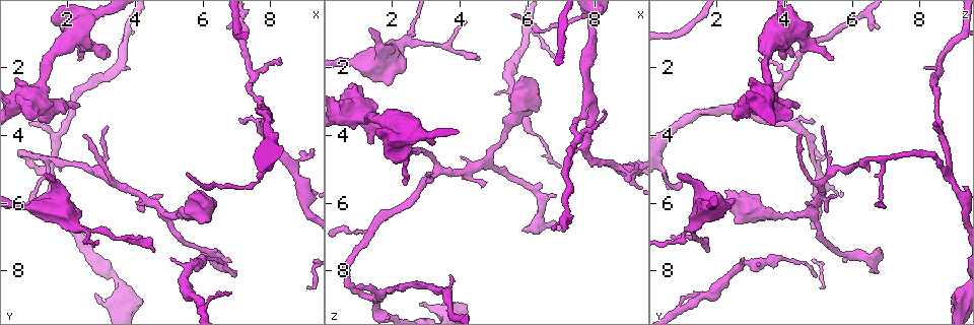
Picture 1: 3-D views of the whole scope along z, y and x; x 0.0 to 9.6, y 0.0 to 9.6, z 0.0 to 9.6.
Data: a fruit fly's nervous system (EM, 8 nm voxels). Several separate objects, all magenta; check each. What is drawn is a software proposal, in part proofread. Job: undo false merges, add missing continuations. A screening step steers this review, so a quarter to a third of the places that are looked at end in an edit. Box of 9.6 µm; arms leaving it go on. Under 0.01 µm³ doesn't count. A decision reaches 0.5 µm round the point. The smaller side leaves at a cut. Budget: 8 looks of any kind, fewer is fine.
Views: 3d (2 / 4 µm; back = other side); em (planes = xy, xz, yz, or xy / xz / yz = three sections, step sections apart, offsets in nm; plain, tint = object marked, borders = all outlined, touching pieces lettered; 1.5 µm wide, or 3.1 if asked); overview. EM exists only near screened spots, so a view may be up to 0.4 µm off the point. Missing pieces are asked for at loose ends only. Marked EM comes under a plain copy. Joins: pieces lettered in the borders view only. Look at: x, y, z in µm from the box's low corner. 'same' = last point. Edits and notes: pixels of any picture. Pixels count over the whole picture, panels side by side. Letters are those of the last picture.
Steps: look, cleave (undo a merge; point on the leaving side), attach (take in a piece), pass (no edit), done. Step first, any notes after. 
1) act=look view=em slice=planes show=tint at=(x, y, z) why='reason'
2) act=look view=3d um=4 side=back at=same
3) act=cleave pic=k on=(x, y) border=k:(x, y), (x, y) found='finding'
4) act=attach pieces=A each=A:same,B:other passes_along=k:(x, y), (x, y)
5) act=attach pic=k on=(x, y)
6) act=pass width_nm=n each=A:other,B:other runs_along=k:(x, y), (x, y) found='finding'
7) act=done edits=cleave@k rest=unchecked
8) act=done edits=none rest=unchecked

act=look view=em slice=yz step=4 show=borders at=(3.20, 3.70, 5.10) why='branch stops here'

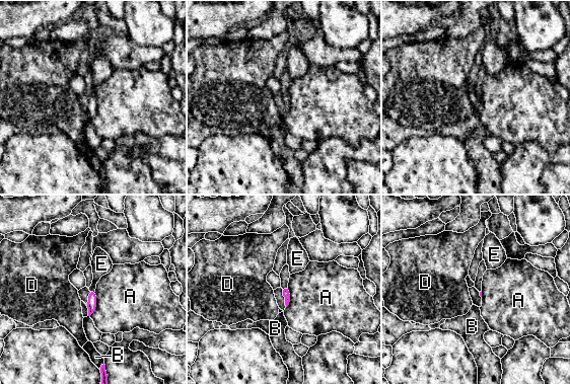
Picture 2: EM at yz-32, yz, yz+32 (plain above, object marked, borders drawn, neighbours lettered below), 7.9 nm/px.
act=pass each=A:other,B:other,D:other,E:other border=2:(95, 291), (95, 309), (89, 315) found='none of them fits'

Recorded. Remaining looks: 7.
act=look view=em slice=planes show=borders at=(2.35, 6.80, 1.25) why='branch point'

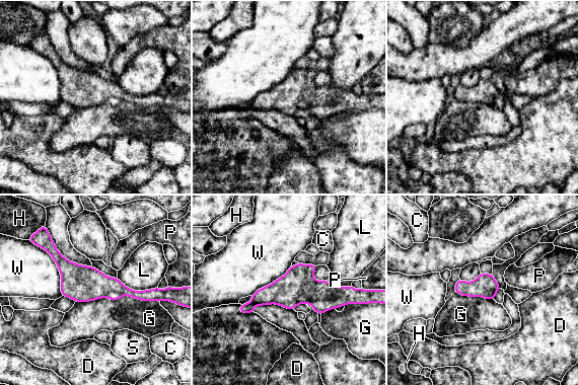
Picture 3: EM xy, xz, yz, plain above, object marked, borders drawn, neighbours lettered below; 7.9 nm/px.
act=cleave pic=3 on=(310, 268) width_nm=190 each=C:other,D:other,G:other,H:other,L:other,P:other,S:other,W:other found='a second neuron is stuck on'

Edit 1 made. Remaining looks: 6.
act=look view=em slice=planes show=borders at=(5.85, 7.35, 6.75) why='an open end'

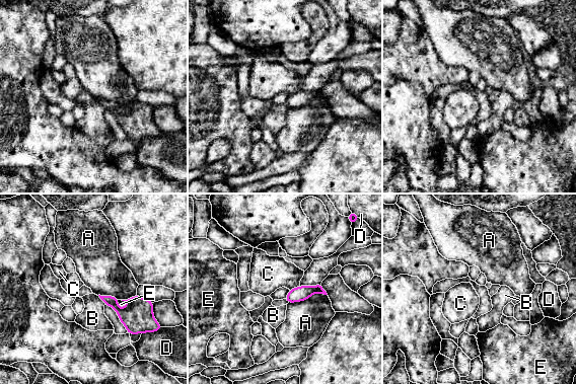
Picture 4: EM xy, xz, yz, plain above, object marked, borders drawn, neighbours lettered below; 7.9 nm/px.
act=pass each=A:other,B:other,C:other,D:other,E:other border=4:(299, 285), (289, 290) found='no lettered piece goes on from it'

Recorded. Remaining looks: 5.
act=done edits=cleave@3 rest=unchecked

